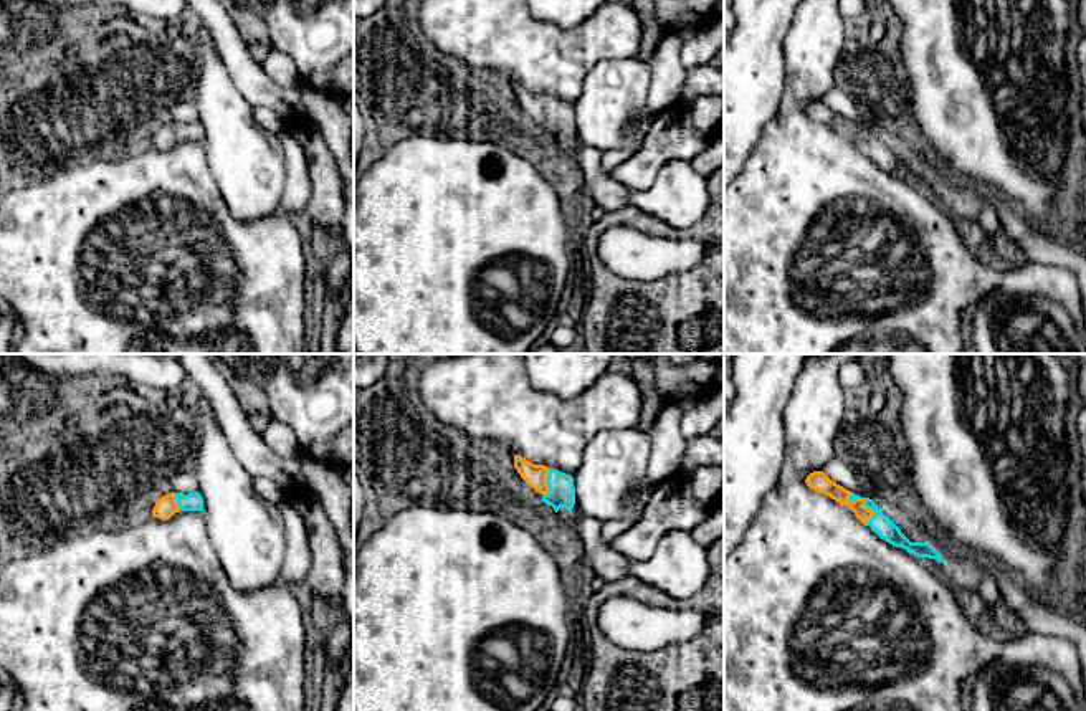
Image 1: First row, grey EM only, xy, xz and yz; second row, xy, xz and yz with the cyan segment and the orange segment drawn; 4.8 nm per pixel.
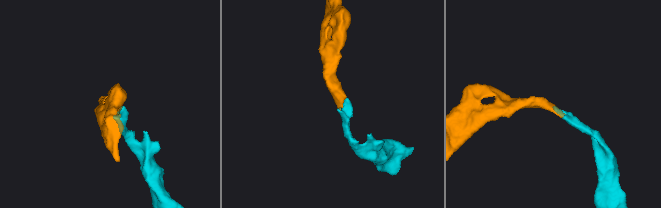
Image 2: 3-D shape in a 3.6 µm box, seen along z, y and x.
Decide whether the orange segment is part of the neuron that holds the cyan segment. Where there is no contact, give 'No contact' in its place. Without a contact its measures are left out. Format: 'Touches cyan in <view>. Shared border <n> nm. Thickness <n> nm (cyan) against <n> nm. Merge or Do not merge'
Touches cyan in yz. Shared border 170 nm. Thickness 100 nm (cyan) against 100 nm. Merge

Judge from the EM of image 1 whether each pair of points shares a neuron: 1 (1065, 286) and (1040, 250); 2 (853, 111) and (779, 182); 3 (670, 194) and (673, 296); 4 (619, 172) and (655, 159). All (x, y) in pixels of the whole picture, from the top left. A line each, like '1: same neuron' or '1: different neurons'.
1: different neurons
2: different neurons
3: different neurons
4: same neuron

